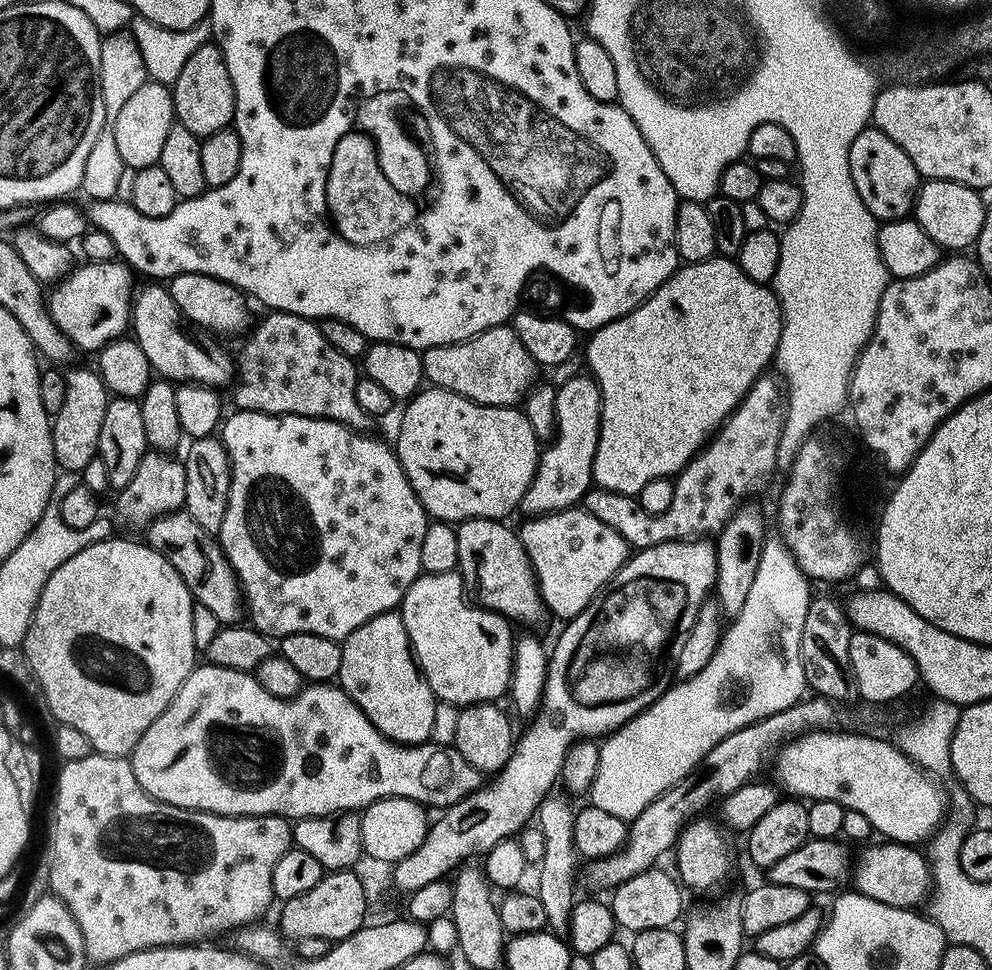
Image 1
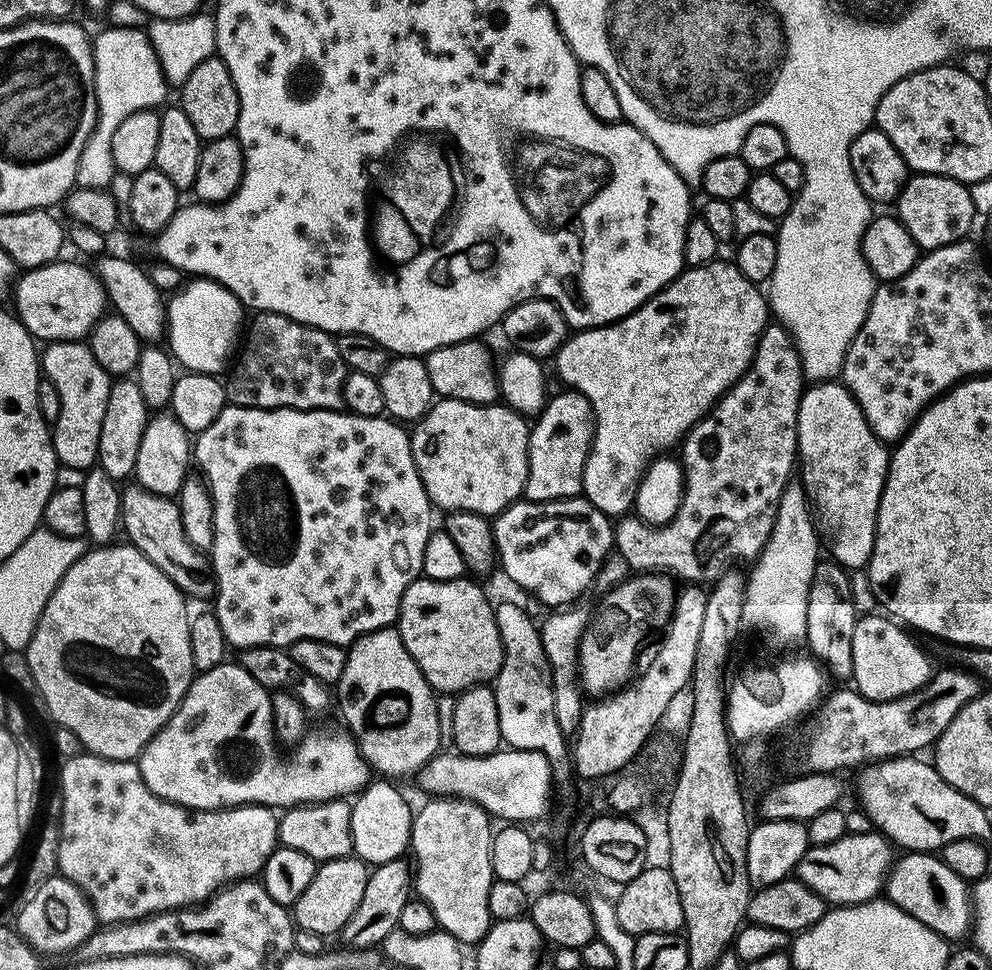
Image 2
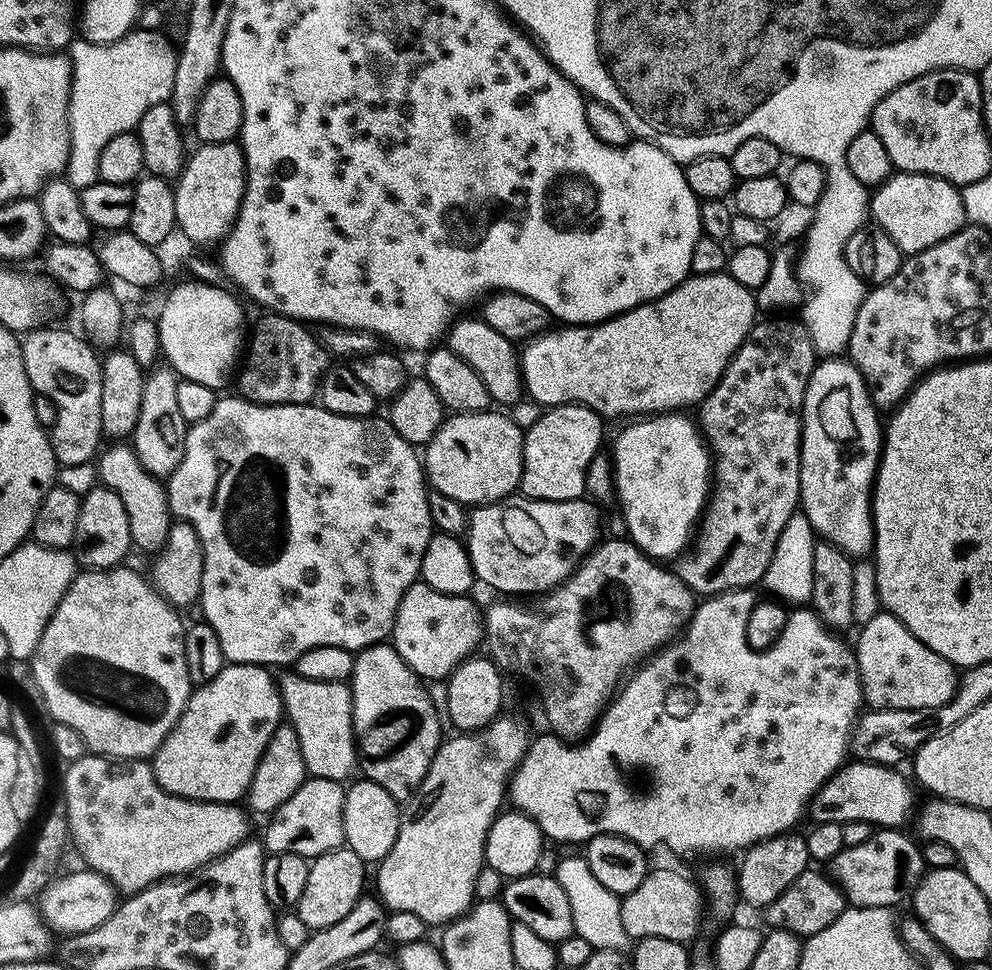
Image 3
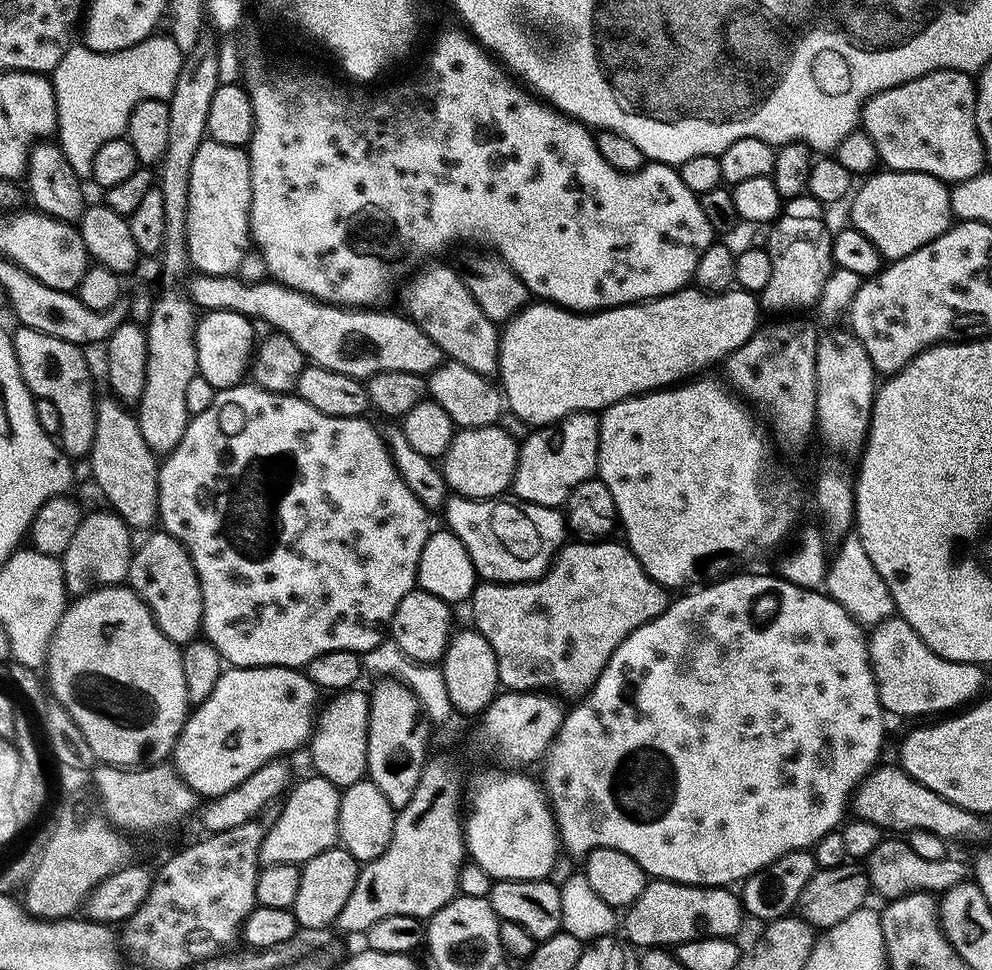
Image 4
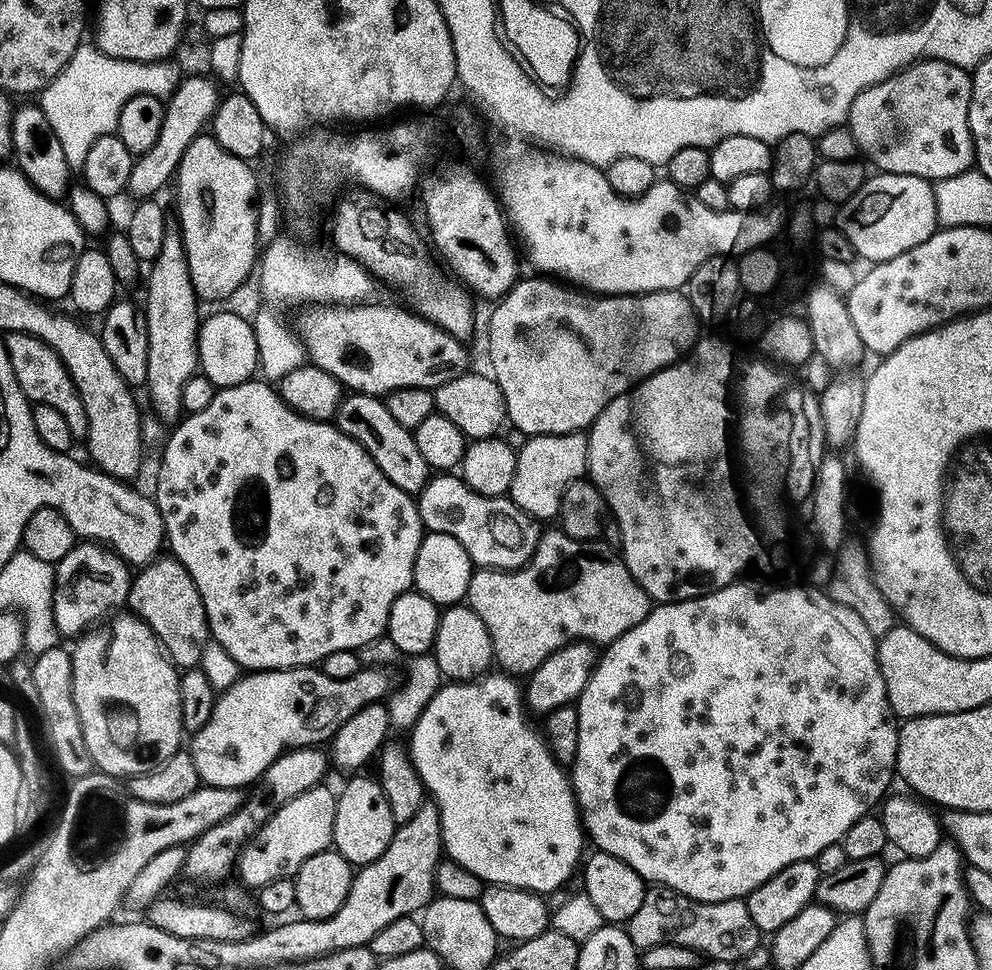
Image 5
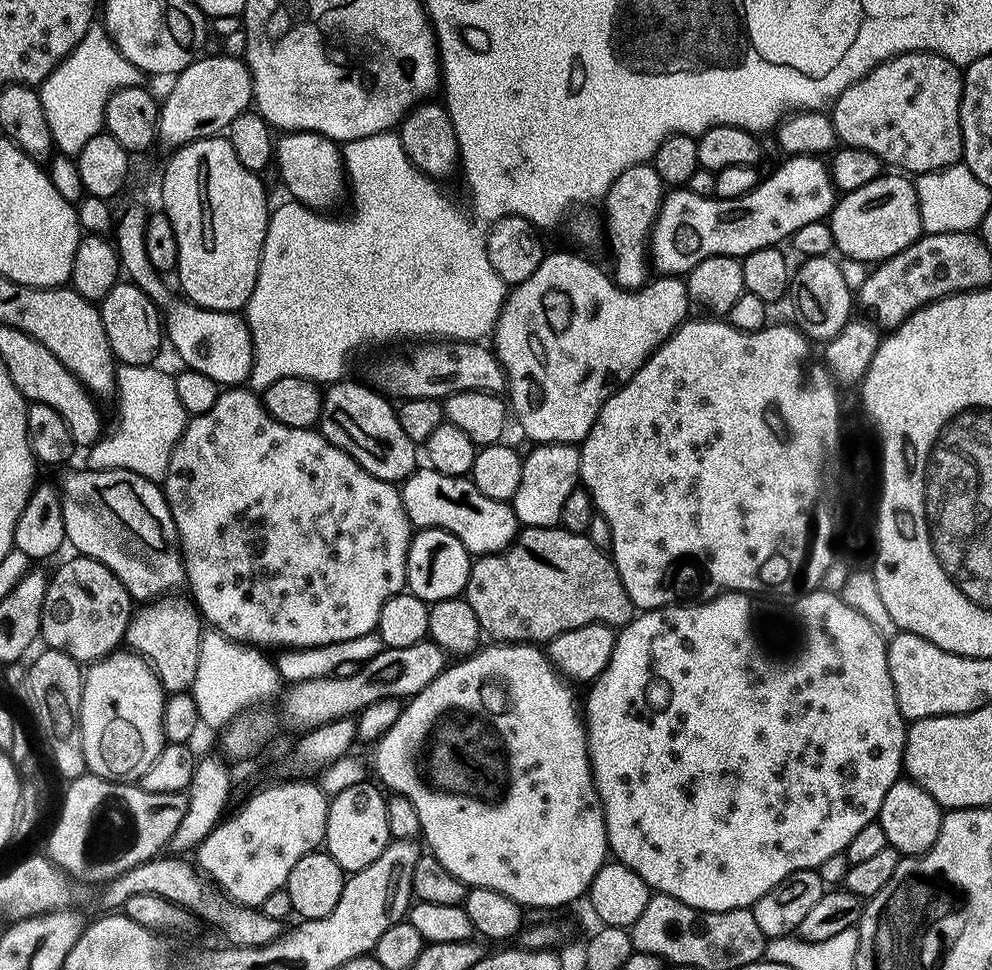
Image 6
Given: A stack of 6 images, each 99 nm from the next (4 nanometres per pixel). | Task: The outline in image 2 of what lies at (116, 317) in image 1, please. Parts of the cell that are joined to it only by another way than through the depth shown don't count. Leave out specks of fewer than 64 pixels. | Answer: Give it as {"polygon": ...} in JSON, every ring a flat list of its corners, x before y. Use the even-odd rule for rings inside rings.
{"polygon":[[67,258,41,268,27,269,15,281,15,296,14,315,37,342,83,341,110,304,103,282,93,269,88,264,75,264]]}

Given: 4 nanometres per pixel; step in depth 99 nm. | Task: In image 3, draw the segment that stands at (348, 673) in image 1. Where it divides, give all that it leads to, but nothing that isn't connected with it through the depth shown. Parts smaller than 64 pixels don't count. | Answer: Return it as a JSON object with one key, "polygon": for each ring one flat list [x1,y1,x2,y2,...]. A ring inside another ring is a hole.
{"polygon":[[369,646,355,657,352,665,352,726,362,764,364,760,363,775,397,798,407,797,419,787,431,766,436,749,442,743,440,716,423,686,421,677,409,668,408,663,391,646]]}

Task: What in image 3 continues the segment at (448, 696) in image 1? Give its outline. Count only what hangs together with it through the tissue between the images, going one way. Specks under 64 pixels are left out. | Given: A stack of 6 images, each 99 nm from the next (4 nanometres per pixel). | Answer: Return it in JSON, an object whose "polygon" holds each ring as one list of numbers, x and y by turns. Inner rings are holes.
{"polygon":[[417,582,400,599,400,609,396,611,396,623,392,626,390,644,417,676,425,681,436,680,439,676,441,678,450,676,457,665,475,653,472,651,475,650,476,643,479,640,481,643,485,639,482,608,481,605,476,605,472,598,468,594,462,596,442,594,428,584]]}

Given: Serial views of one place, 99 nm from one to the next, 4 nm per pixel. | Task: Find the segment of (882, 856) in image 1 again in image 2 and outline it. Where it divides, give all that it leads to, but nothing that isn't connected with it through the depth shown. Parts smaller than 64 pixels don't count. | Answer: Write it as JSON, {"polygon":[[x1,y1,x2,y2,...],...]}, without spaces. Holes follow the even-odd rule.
{"polygon":[[905,851,904,856,895,861,892,871,888,874,886,885,886,898,894,906,906,910,918,922,930,926,938,935,949,942,955,942,969,935,972,927,972,898,970,888,966,881,946,862,941,860,939,855,930,852,909,852]]}

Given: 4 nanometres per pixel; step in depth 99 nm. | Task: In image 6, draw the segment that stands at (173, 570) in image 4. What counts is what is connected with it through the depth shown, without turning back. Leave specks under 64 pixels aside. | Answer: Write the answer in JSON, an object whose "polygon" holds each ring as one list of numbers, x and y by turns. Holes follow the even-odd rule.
{"polygon":[[157,598,135,609,124,634,127,647,152,665,165,693,187,692,198,669,202,617,187,599]]}

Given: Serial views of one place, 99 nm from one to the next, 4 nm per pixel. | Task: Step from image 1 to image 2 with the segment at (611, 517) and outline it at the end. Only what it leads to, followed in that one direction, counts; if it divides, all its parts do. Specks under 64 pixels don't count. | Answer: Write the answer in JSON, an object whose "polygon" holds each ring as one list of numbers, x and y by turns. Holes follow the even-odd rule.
{"polygon":[[769,323,758,338,752,365,744,371,739,382,716,401,716,405,681,443,684,493,679,510,663,525,650,525,634,514,621,517,613,531,613,545,617,554,619,552,634,570,665,570,680,574,694,584,716,582,727,571,729,559,755,561,769,540,783,490,794,476,794,467,798,462,796,419,805,387,806,377,792,335,780,323]]}

